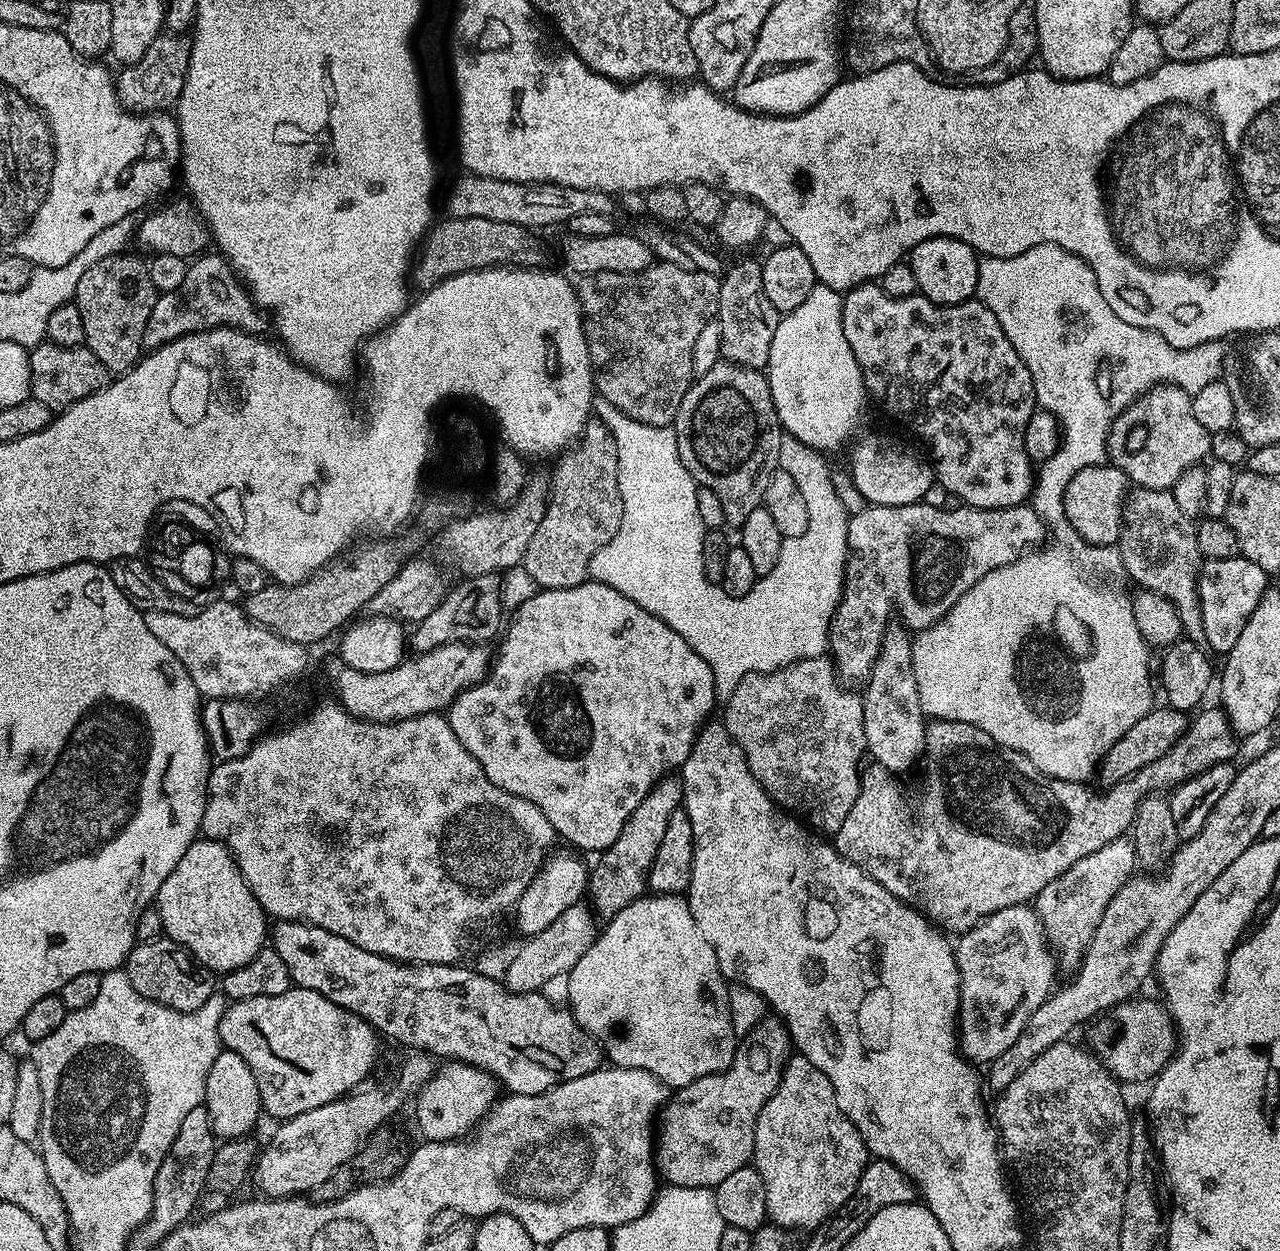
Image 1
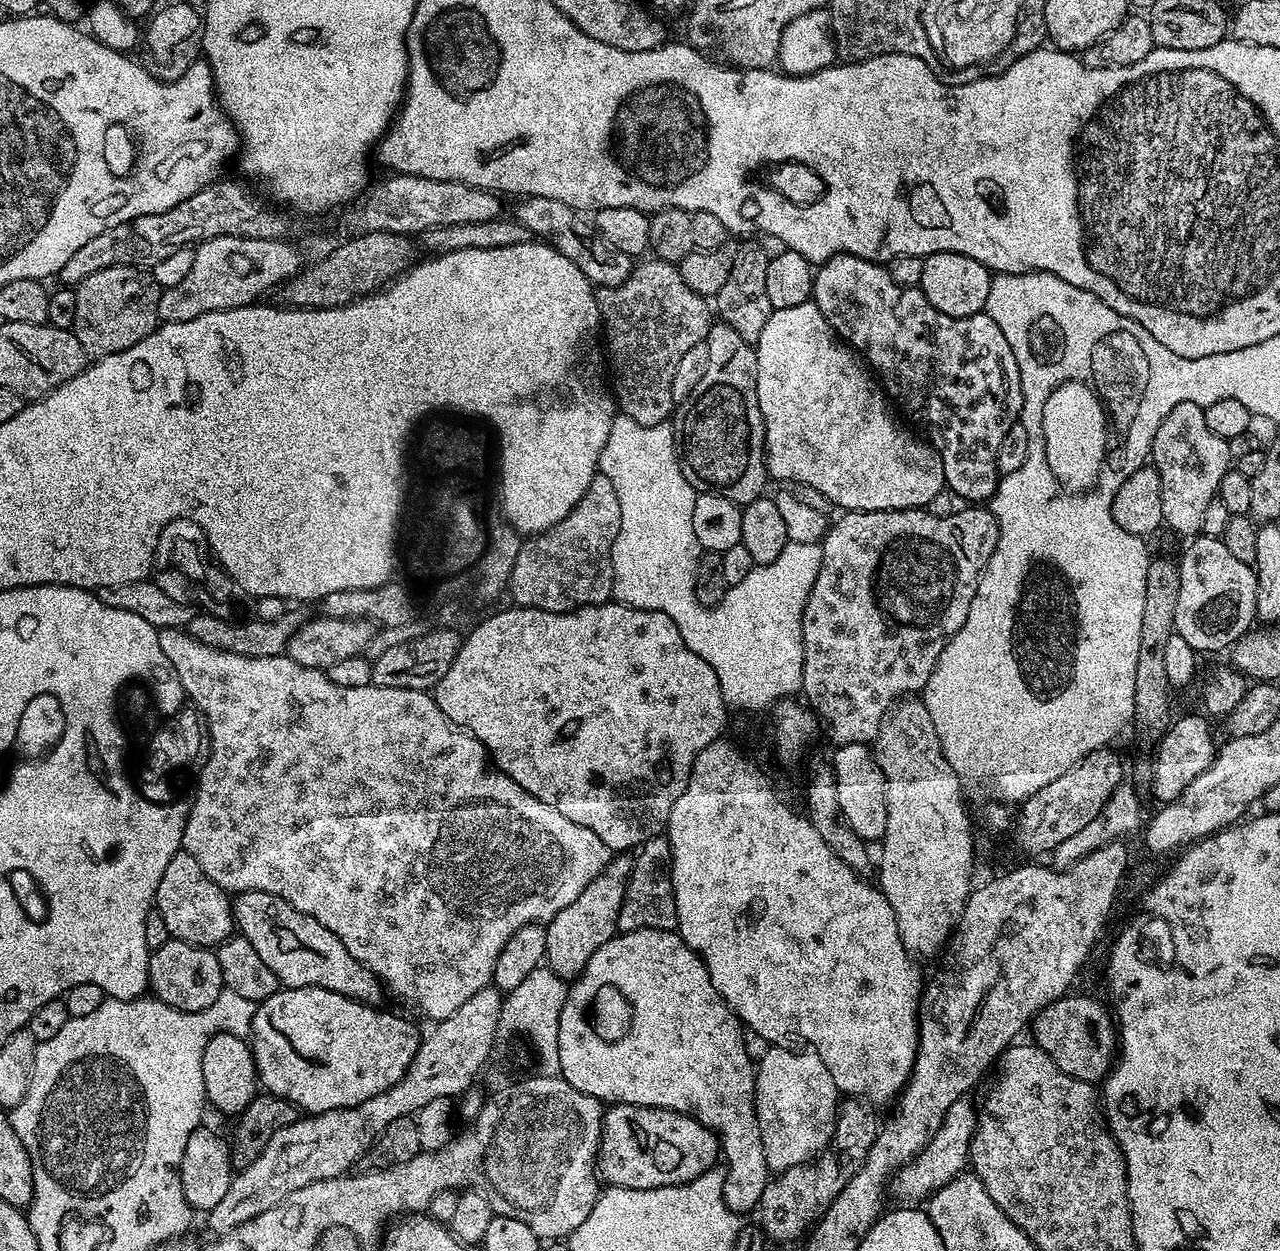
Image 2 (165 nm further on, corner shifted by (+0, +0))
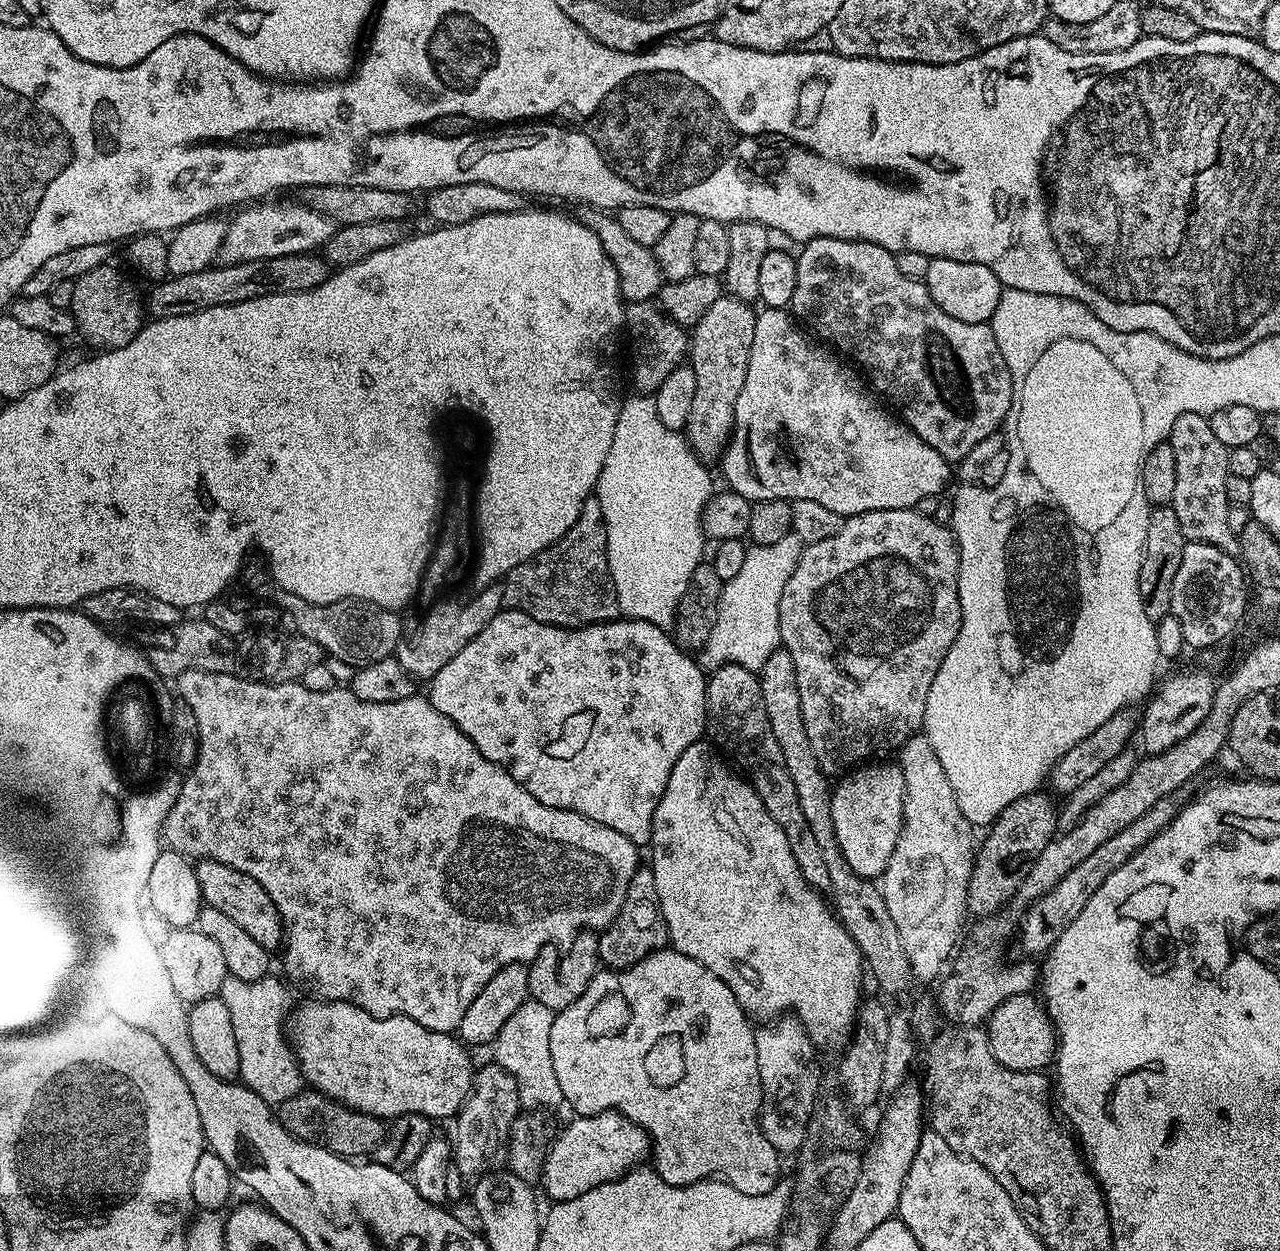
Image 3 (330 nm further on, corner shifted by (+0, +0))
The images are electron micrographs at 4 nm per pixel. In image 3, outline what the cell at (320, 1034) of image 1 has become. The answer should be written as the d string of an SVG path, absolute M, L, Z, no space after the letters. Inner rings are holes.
M316 998L313 1001L313 1004L304 1004L297 1012L295 1009L291 1013L290 1023L287 1025L286 1032L290 1037L290 1047L295 1055L296 1062L300 1066L301 1077L307 1083L309 1080L312 1083L309 1085L315 1091L323 1092L328 1099L336 1100L348 1108L355 1108L357 1112L365 1112L371 1116L379 1116L381 1118L395 1118L405 1116L411 1112L417 1112L418 1114L431 1118L433 1121L439 1122L443 1116L452 1118L459 1112L461 1106L464 1104L464 1099L468 1096L468 1092L472 1088L474 1063L472 1064L471 1058L468 1057L469 1049L453 1033L430 1030L426 1026L414 1022L414 1018L410 1018L409 1016L375 1016L345 1000Z

